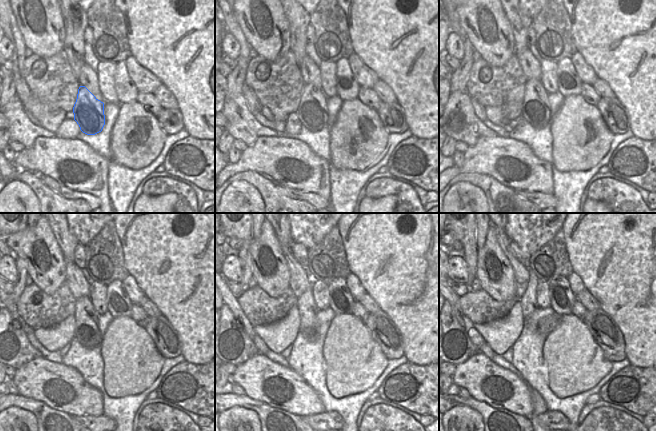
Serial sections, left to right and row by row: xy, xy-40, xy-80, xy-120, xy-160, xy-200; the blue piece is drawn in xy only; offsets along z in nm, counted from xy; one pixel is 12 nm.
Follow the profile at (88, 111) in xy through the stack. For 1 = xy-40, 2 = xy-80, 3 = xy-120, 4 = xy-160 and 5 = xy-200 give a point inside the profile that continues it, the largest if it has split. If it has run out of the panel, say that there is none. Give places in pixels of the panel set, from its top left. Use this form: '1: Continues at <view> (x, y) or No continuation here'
1: Continues at xy-40 (312, 112)
2: Continues at xy-80 (535, 109)
3: Continues at xy-120 (86, 331)
4: Continues at xy-160 (307, 309)
5: Continues at xy-200 (528, 300).

